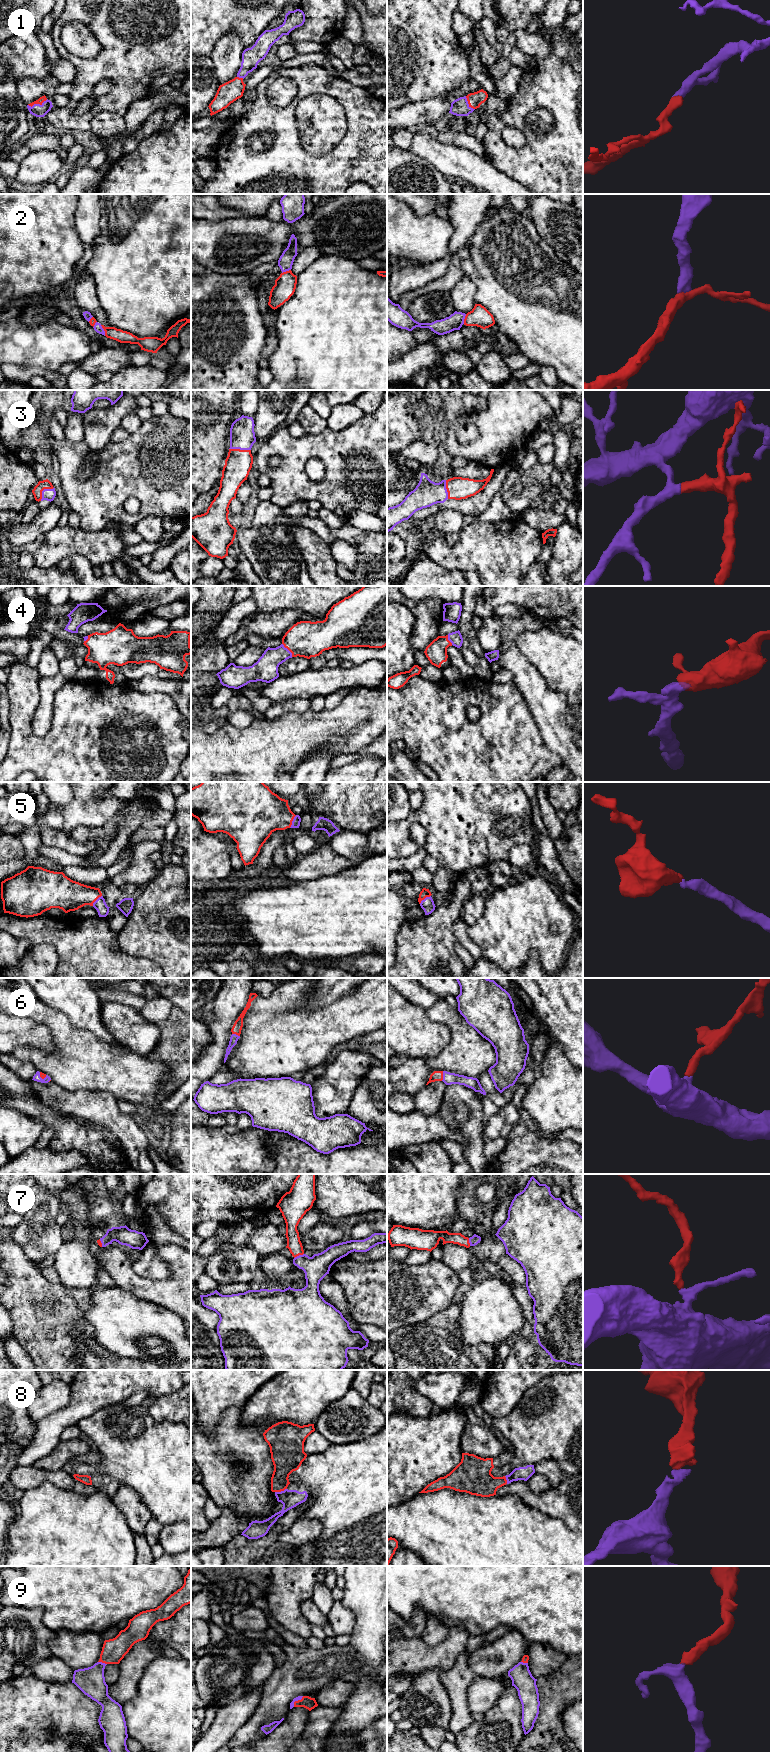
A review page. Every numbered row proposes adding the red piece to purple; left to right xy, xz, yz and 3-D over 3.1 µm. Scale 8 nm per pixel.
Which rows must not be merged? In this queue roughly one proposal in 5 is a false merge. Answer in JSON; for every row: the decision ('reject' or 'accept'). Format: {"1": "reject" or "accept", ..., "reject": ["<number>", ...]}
{"1": "accept", "2": "accept", "3": "accept", "4": "accept", "5": "accept", "6": "accept", "7": "accept", "8": "accept", "9": "accept", "reject": []}

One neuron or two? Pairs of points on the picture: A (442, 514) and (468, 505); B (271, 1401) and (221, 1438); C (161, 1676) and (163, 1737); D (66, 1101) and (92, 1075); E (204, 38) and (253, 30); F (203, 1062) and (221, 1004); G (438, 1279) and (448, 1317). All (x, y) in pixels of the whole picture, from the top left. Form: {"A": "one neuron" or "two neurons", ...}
{"A": "two neurons", "B": "two neurons", "C": "one neuron", "D": "two neurons", "E": "one neuron", "F": "one neuron", "G": "two neurons"}

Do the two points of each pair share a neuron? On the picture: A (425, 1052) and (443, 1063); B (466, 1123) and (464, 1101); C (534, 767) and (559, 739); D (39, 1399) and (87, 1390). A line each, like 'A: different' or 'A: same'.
A: different
B: same
C: different
D: different

